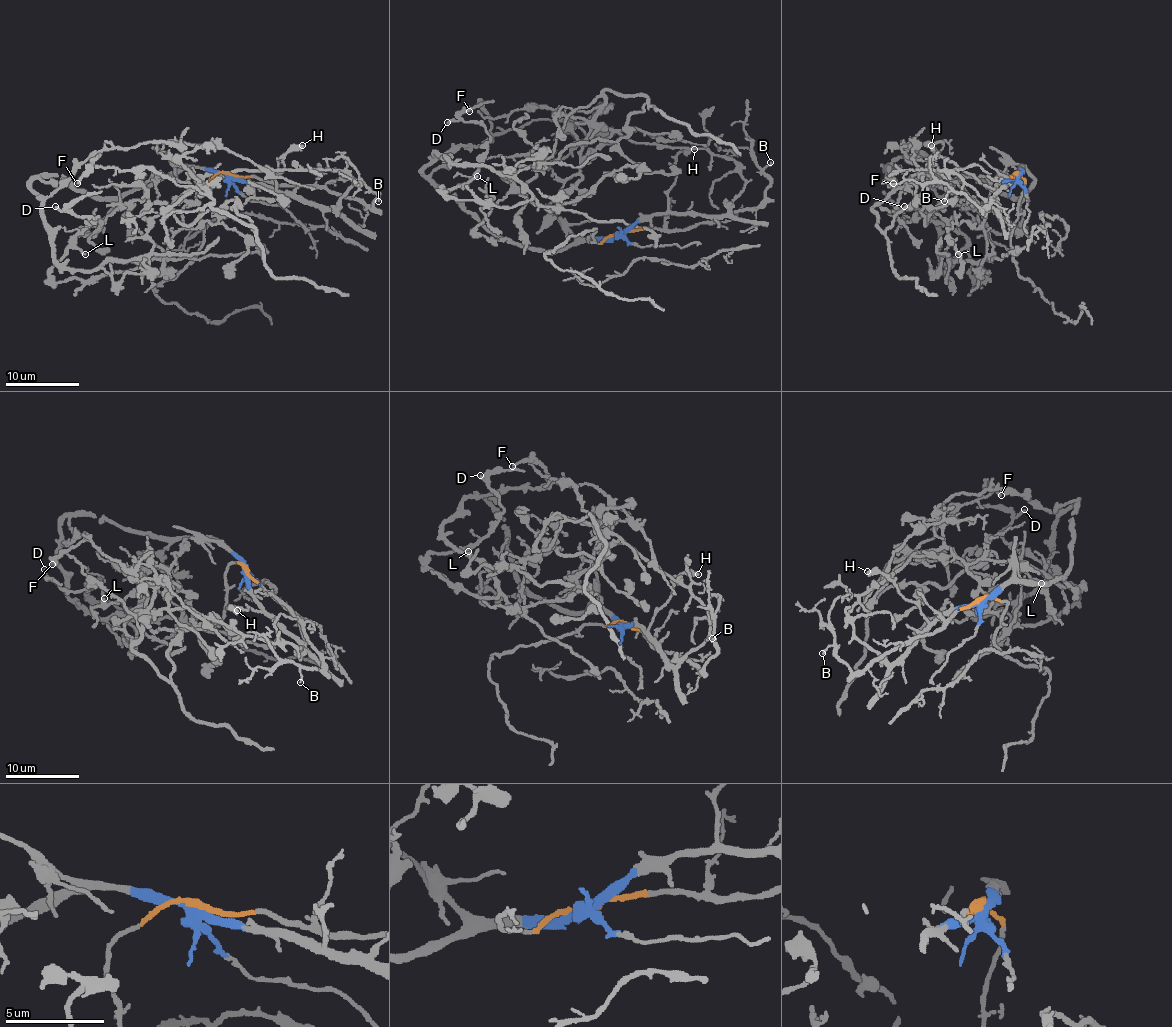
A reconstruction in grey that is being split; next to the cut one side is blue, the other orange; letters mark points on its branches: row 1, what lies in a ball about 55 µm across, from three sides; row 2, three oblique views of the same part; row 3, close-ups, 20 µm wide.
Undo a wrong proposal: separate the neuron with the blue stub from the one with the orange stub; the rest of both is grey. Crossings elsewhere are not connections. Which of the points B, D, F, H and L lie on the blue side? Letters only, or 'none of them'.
D, F, H, L

